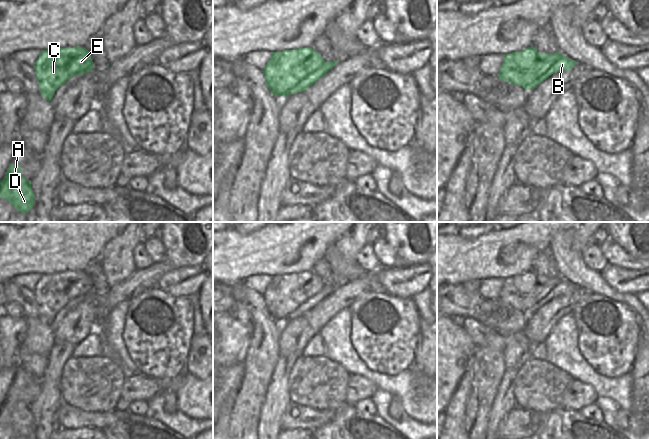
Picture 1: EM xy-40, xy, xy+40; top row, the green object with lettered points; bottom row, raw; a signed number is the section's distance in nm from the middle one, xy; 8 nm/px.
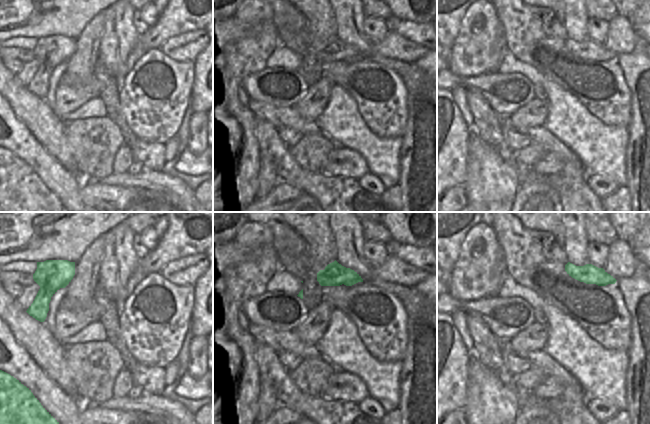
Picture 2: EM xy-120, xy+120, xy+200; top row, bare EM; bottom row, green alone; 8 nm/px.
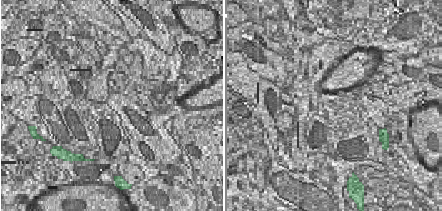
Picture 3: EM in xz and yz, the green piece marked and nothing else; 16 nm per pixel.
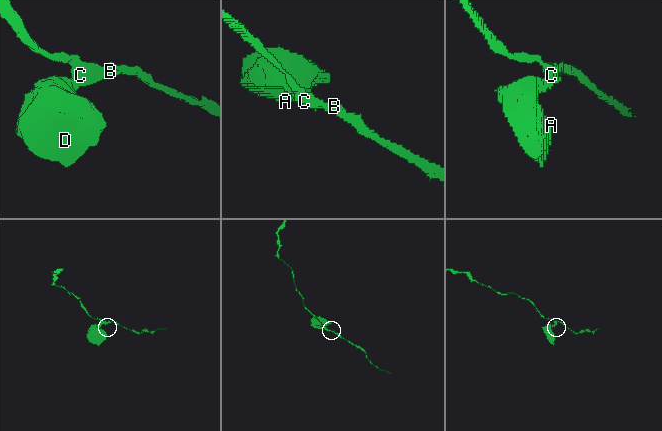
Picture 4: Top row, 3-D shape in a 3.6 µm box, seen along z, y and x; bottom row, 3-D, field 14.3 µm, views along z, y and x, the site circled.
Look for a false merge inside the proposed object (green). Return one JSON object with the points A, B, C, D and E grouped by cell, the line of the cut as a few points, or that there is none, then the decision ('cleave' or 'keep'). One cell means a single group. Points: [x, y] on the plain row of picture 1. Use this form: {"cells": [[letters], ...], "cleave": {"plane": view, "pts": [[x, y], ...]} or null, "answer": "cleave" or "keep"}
{"cells": [["A", "B", "C", "D", "E"]], "cleave": null, "answer": "keep"}

